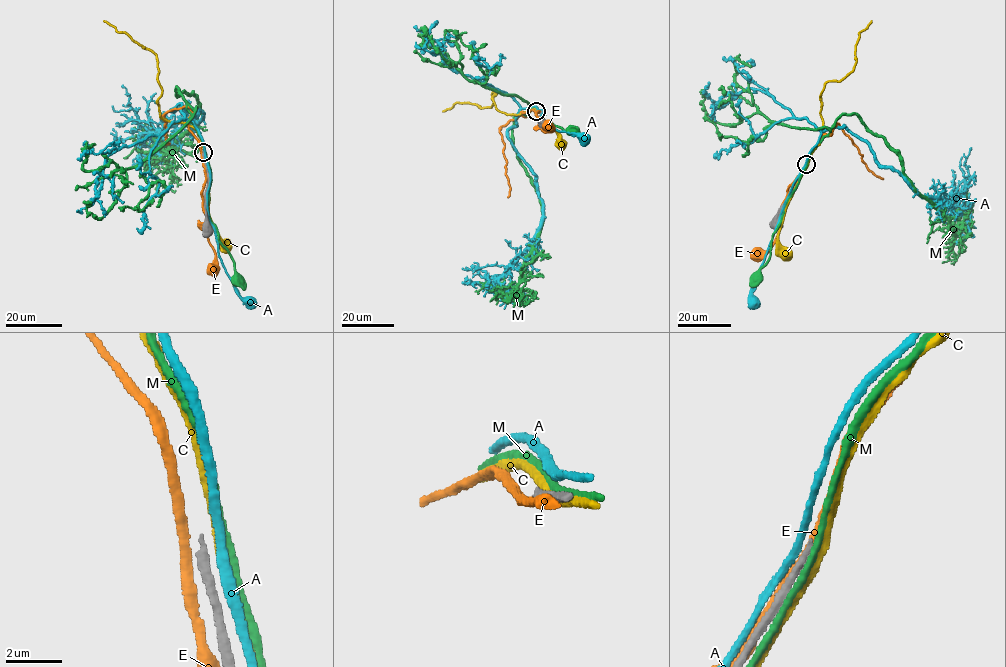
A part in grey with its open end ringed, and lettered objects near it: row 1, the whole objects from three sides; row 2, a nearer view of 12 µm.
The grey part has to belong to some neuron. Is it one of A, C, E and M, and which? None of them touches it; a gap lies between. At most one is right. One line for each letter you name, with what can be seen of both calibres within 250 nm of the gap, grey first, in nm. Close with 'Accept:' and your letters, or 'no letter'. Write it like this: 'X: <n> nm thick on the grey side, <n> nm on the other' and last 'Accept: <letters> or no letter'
Accept: no letter

